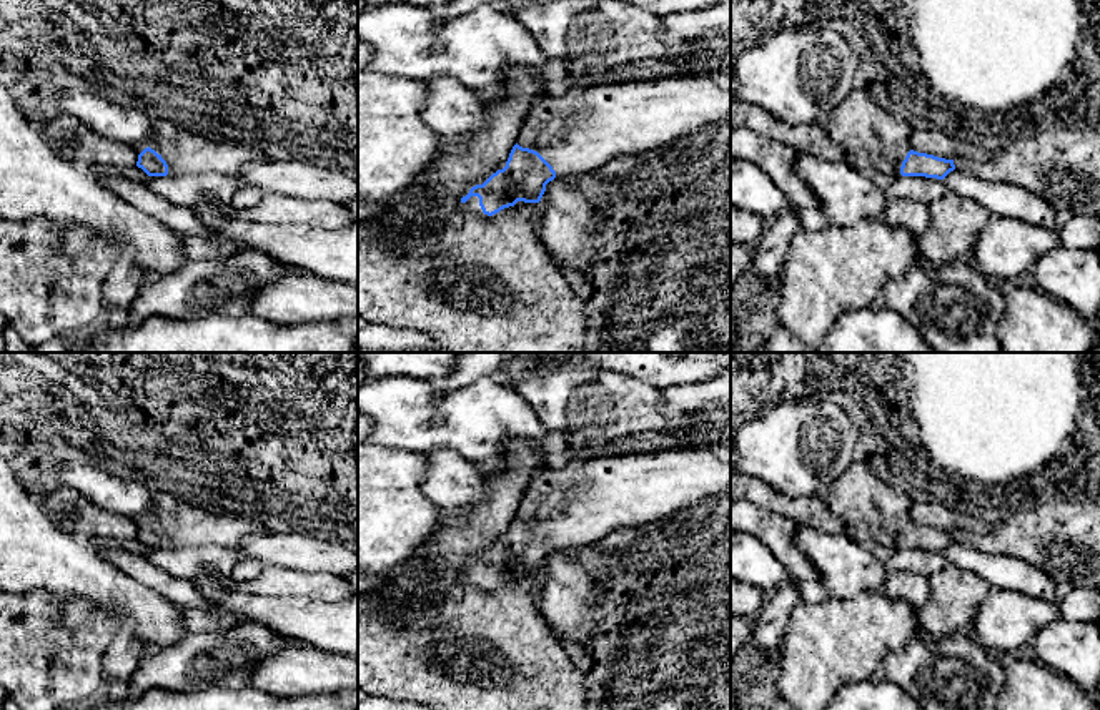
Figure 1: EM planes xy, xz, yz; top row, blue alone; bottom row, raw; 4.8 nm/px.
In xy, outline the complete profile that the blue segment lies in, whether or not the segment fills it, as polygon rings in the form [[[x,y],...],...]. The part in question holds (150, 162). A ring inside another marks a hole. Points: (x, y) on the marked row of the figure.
[[[153,120],[153,138],[150,143],[135,143],[133,146],[140,153],[136,166],[148,176],[166,176],[173,173],[218,173],[221,176],[235,178],[248,165],[271,160],[255,146],[215,141],[165,120]]]

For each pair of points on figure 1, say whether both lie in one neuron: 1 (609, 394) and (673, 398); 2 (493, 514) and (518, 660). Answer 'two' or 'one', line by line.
1: two
2: one

